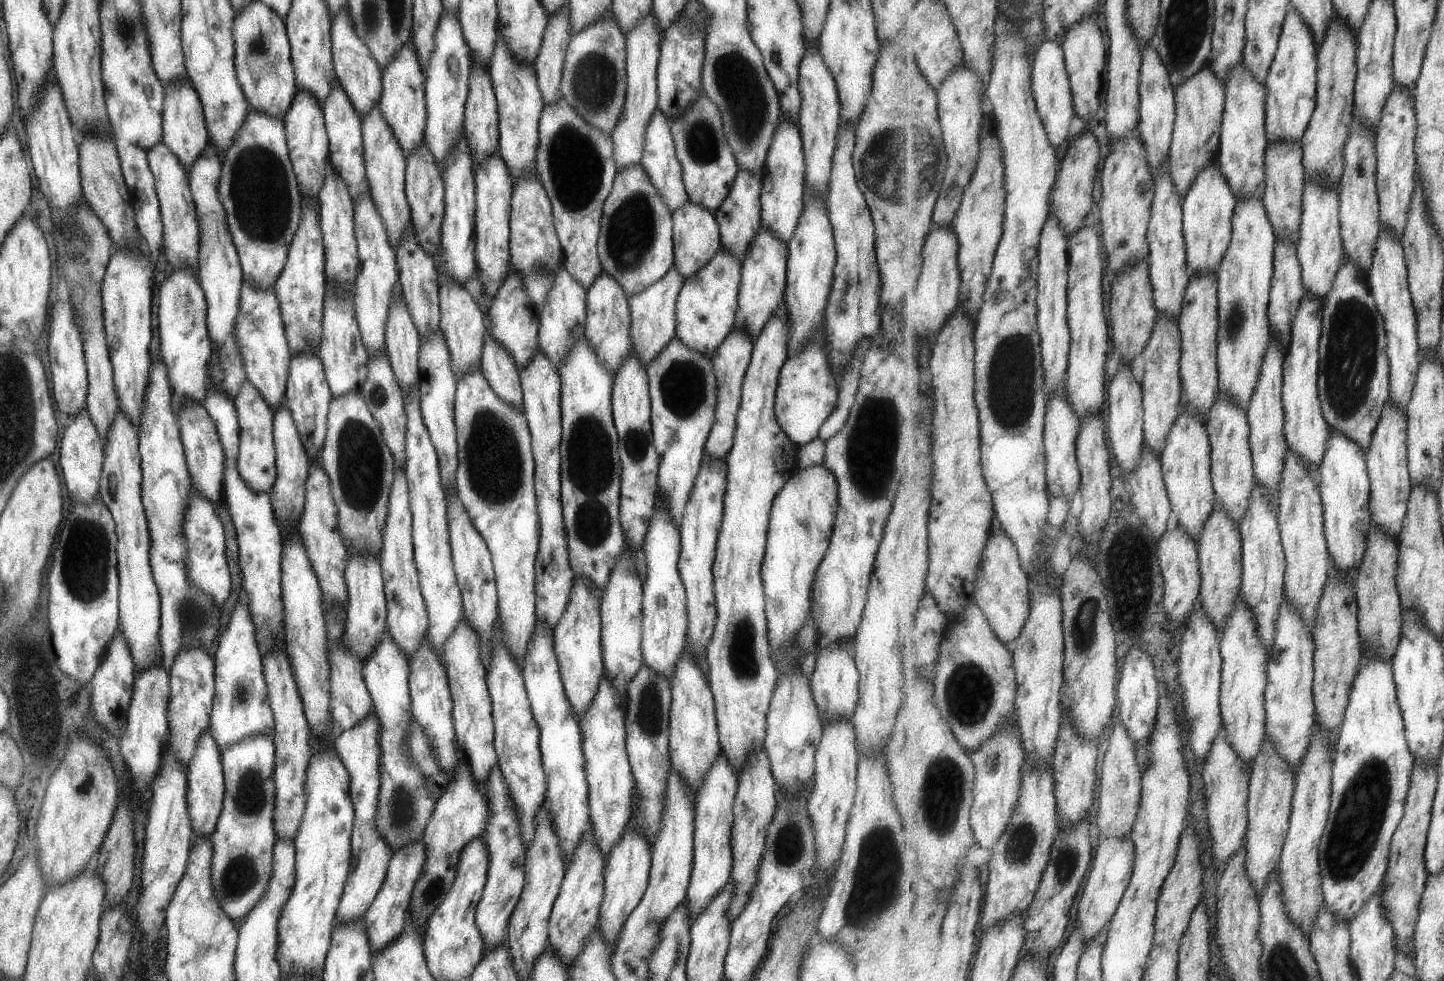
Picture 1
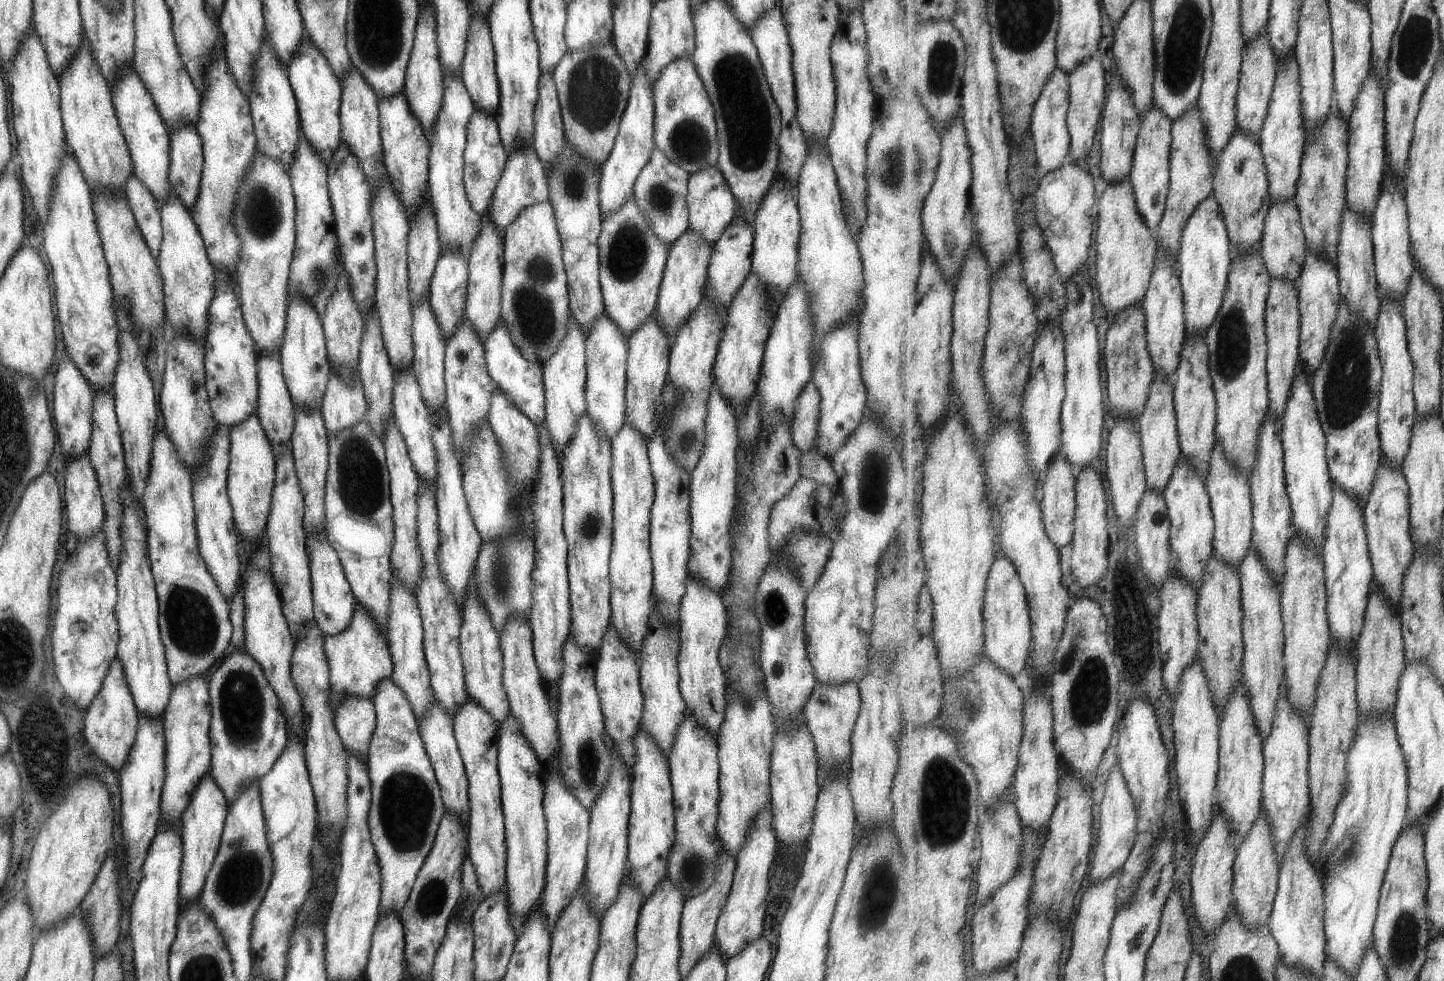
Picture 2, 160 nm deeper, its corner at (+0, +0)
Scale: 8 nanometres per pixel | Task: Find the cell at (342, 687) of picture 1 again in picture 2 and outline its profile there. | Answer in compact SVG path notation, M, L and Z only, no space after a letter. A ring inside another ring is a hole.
M344 697L342 704L333 709L333 724L344 748L364 763L375 728L372 701L361 697Z

